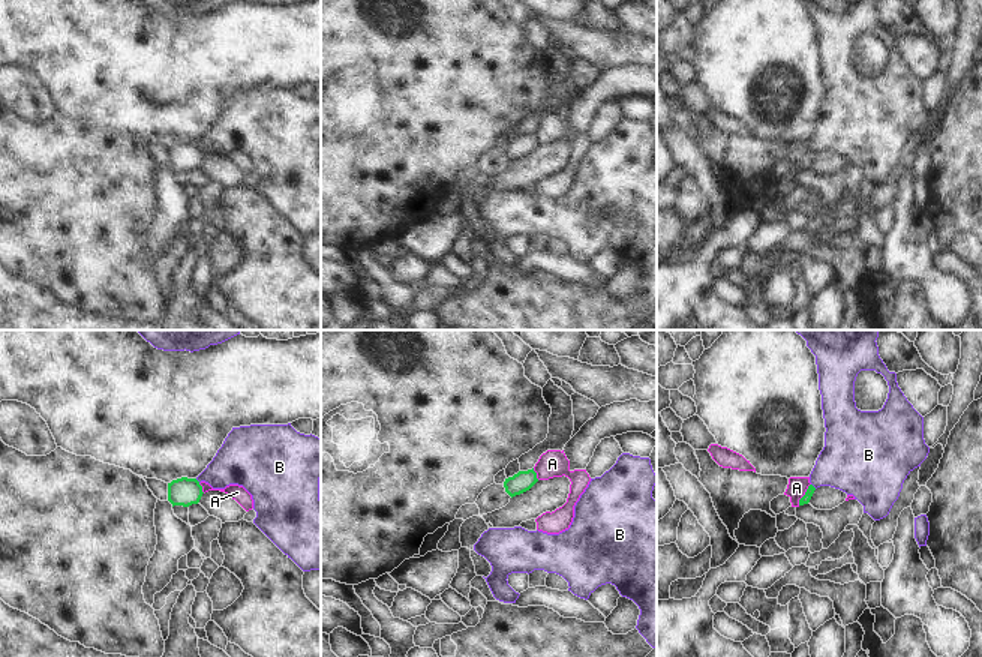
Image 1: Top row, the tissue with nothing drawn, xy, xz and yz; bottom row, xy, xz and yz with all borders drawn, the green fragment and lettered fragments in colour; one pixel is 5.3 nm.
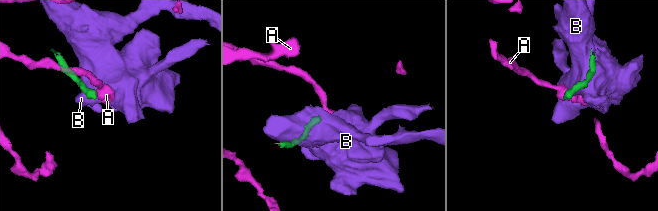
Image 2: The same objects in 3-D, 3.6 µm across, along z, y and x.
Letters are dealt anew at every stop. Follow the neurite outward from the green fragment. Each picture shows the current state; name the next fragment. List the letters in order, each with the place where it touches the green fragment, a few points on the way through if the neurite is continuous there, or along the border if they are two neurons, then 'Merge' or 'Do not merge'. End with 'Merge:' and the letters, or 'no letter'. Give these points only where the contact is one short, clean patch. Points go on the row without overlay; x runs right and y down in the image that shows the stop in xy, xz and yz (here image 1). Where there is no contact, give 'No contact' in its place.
A: Touches green at yz (805, 158). Boundary: yz (810, 147), (798, 168). Do not merge
B: Touches green at yz (813, 150). Boundary: yz (811, 147), (816, 152). Do not merge
Merge: no letter

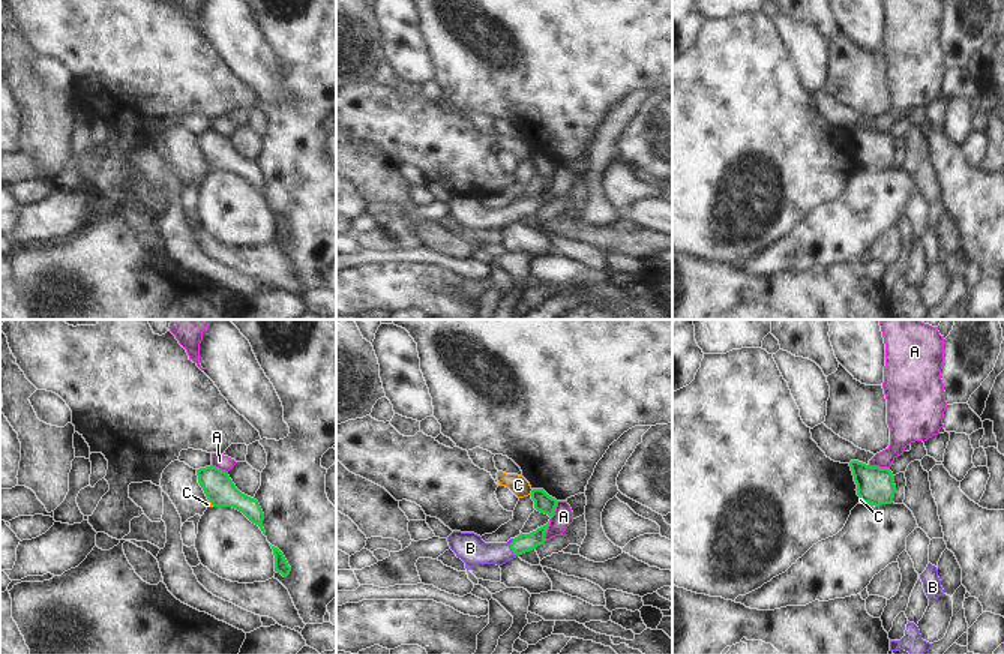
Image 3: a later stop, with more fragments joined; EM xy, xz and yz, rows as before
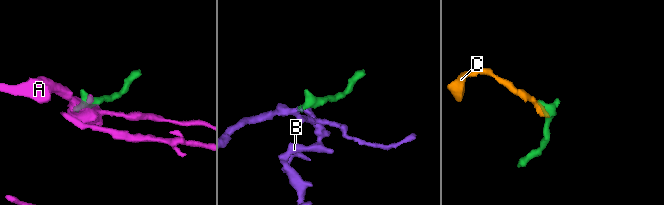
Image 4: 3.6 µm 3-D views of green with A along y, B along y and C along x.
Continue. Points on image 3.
A: Touches green at yz (878, 131). Boundary: yz (869, 128), (889, 132). Do not merge
B: Touches green at xz (511, 212). Path across: xz (523, 207), (511, 212), (470, 212). Merge
C: Touches green at xz (532, 156). Boundary: xz (533, 153), (530, 158). Do not merge
Merge: B

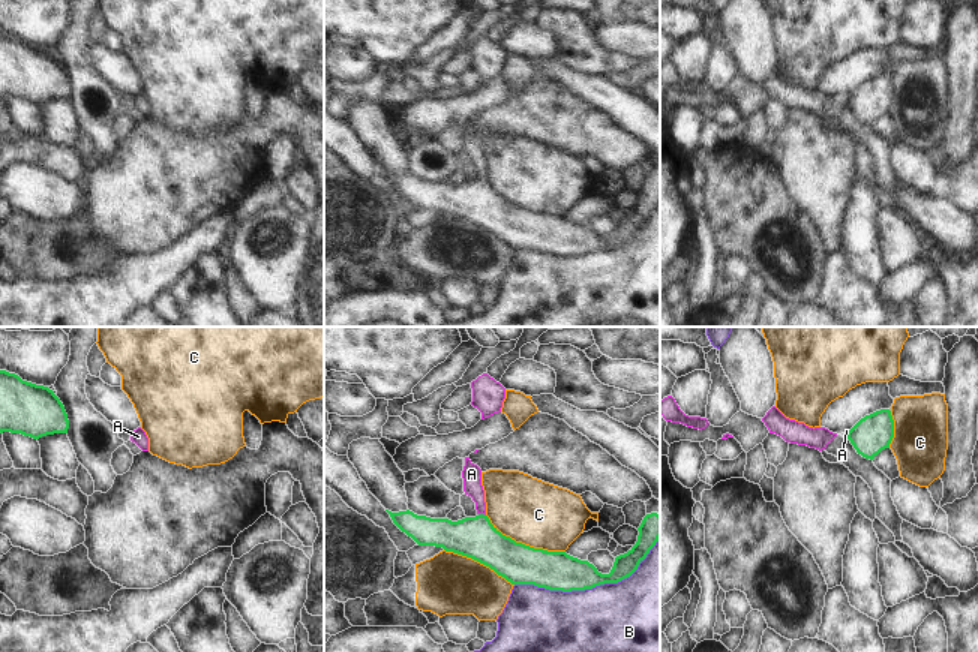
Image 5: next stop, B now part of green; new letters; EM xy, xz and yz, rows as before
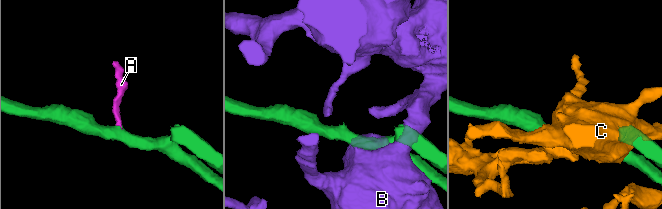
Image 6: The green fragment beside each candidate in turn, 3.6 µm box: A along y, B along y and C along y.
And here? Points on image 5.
A: Touches green at xz (482, 179). Path across: xz (474, 201), (479, 195), (482, 179), (471, 138). Merge
B: Touches green at xz (591, 252). Do not merge
C: Touches green at xz (524, 209). Do not merge
Merge: A

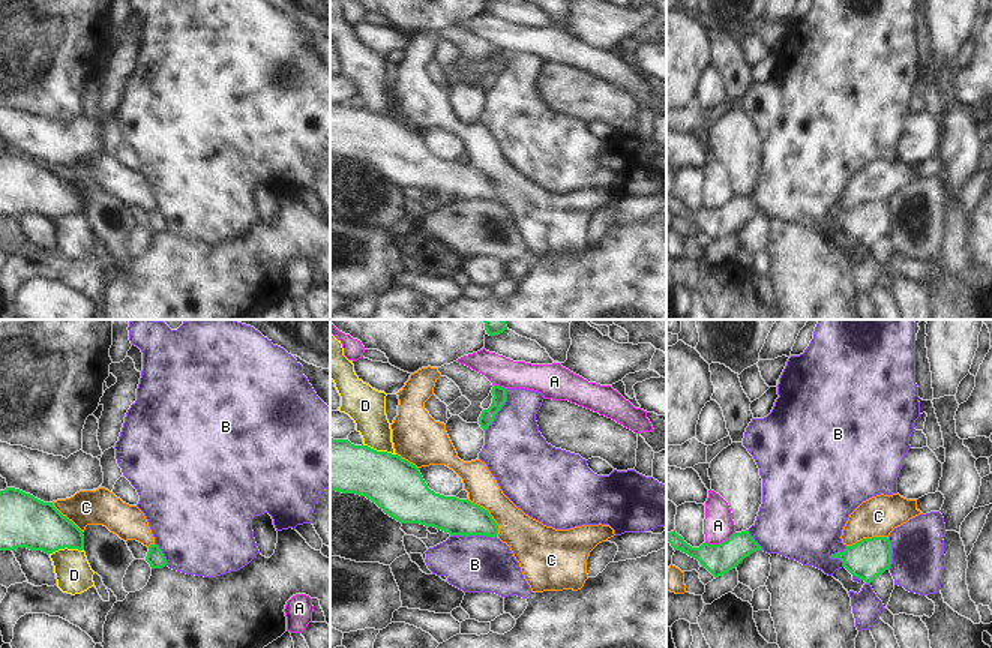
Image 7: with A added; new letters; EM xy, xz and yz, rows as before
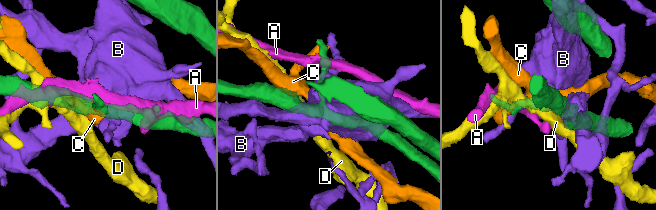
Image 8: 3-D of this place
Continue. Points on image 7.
A: Touches green at yz (722, 206). Boundary: yz (736, 197), (718, 207), (706, 207). Do not merge
B: Touches green at xz (473, 198). Do not merge
C: Touches green at xz (488, 177). Do not merge
D: Touches green at xy (65, 210). Do not merge
Merge: no letter

